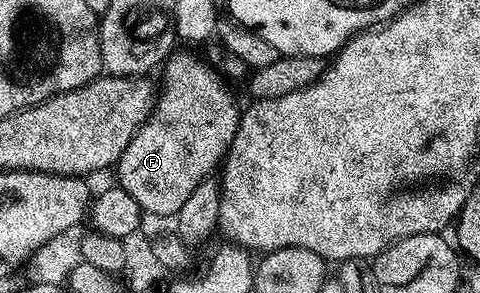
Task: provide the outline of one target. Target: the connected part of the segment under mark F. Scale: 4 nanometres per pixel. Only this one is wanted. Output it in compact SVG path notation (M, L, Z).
M174 51L165 58L162 93L160 89L149 116L118 160L117 184L140 203L143 214L173 218L188 195L225 162L238 130L240 105L230 94L231 86L209 61L198 57Z

